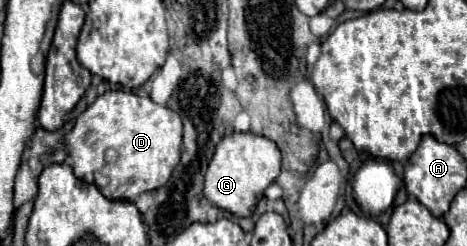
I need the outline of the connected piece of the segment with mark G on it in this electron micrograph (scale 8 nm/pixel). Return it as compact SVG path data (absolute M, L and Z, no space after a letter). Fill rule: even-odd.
M230 133L218 145L204 175L204 197L222 211L236 217L250 217L264 189L280 173L280 151L274 141L252 133Z

